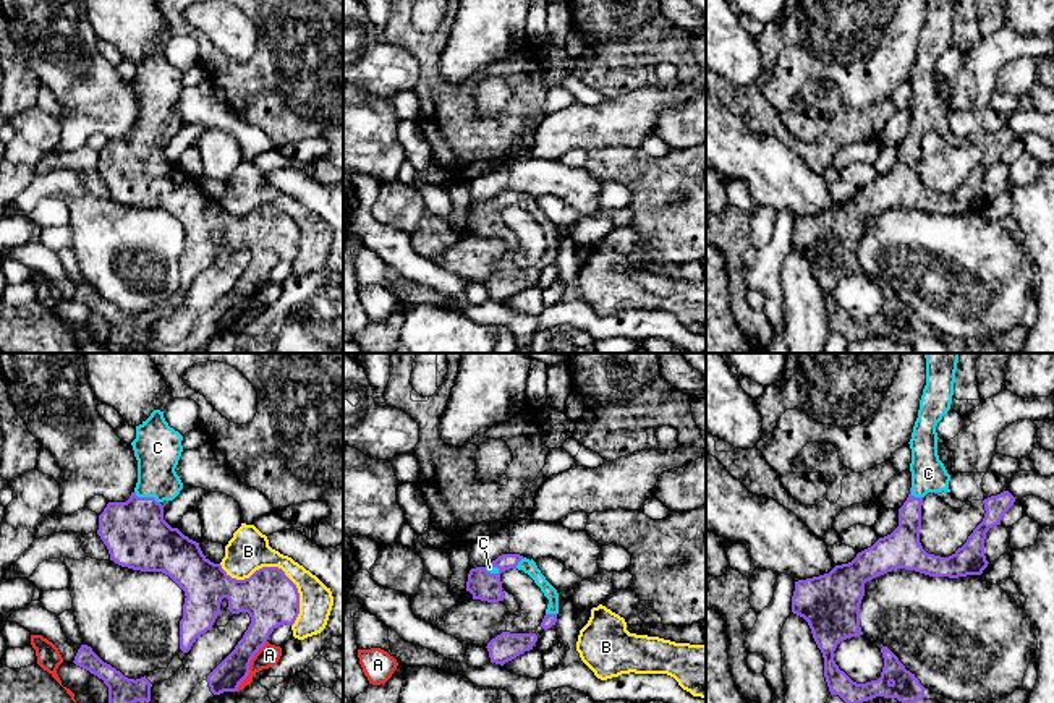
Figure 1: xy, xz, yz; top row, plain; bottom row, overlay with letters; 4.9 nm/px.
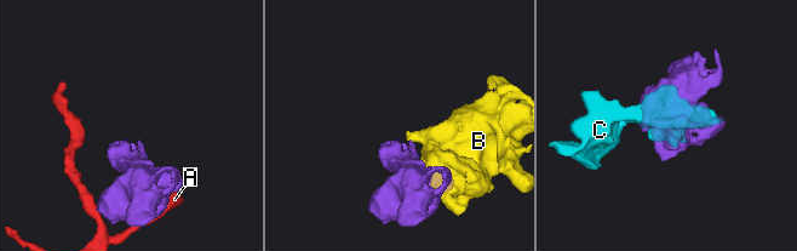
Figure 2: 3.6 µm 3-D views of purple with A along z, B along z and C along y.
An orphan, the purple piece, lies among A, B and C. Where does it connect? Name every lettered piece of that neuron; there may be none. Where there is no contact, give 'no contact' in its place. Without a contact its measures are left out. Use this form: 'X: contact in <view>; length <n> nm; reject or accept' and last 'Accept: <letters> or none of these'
A: contact in xy; length 300 nm; reject
B: contact in xy; length 480 nm; reject
C: contact in xy; length 140 nm; accept
Accept: C

